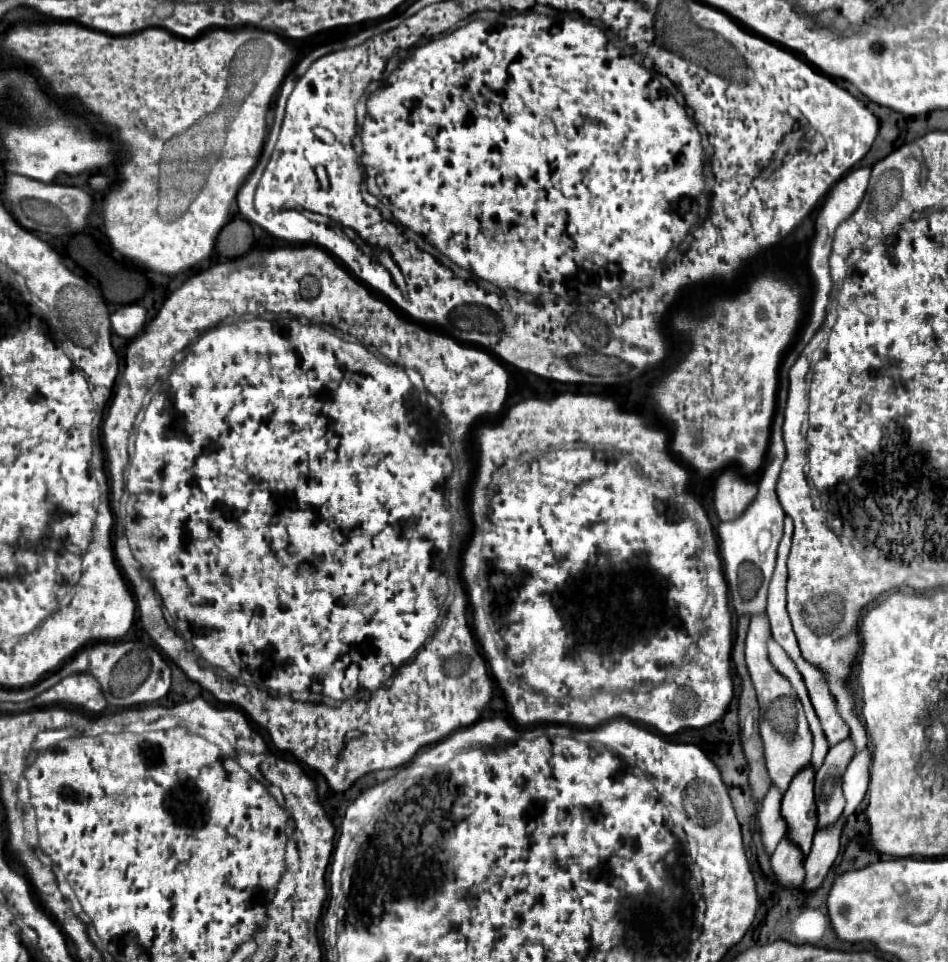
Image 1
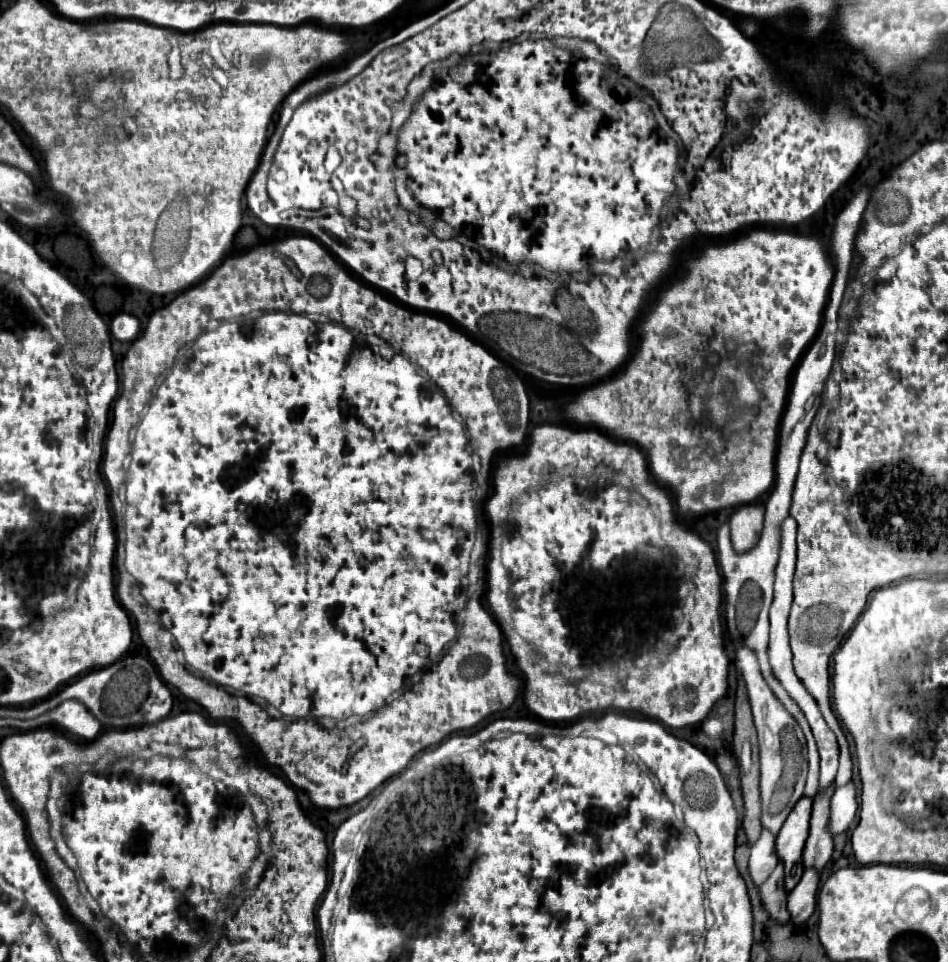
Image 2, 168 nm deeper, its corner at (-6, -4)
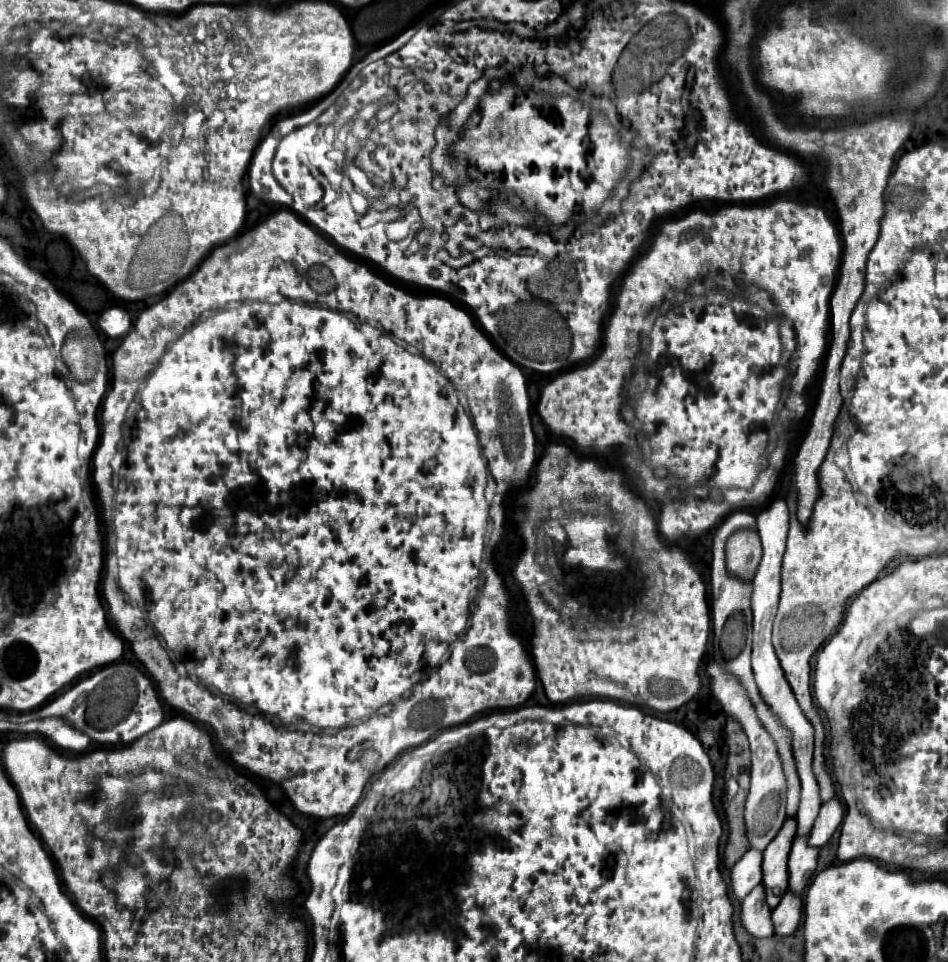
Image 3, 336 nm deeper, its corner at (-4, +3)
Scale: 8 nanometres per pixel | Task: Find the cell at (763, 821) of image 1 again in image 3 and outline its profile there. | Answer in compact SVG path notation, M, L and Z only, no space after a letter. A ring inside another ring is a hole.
M747 850L745 856L731 868L731 892L737 900L743 900L757 884L761 884L763 854Z

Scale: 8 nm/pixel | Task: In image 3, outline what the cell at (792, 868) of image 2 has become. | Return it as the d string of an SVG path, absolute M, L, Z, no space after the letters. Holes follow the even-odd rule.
M787 818L785 826L779 830L777 838L767 846L763 854L763 880L765 886L765 898L769 908L773 910L783 894L787 892L787 858L789 858L789 846L795 840L795 820Z

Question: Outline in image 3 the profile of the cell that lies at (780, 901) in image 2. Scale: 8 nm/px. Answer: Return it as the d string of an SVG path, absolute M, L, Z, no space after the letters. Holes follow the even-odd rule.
M759 884L743 902L741 902L741 924L753 938L769 938L773 936L771 910L765 902L763 886Z

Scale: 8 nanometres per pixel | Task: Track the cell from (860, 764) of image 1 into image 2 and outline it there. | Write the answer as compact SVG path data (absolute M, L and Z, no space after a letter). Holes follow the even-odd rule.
M849 781L847 785L839 787L831 799L831 821L829 821L831 833L841 833L849 829L849 825L857 815L857 809L859 809L857 789L855 783Z

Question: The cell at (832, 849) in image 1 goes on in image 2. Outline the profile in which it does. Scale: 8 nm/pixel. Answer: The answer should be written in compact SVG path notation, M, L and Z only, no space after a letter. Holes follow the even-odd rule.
M805 869L799 885L789 893L787 909L791 911L791 923L805 923L817 905L817 891L819 891L819 877L815 869Z

